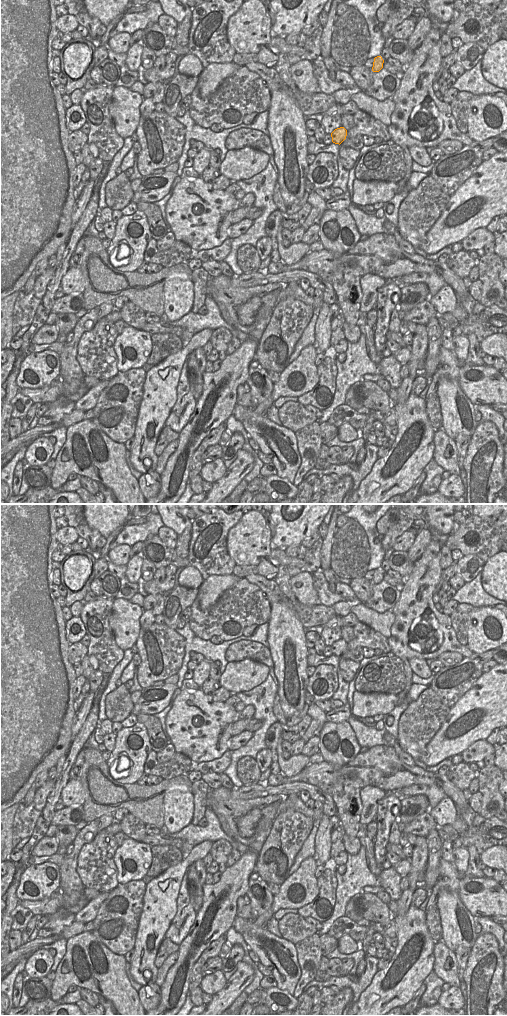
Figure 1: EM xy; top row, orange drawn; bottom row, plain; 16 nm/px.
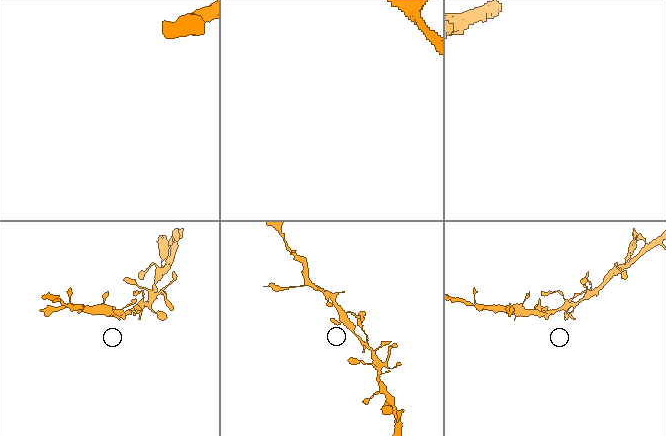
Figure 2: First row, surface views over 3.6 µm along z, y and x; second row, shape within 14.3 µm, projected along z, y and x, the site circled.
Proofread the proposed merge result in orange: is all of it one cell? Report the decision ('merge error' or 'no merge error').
no merge error

